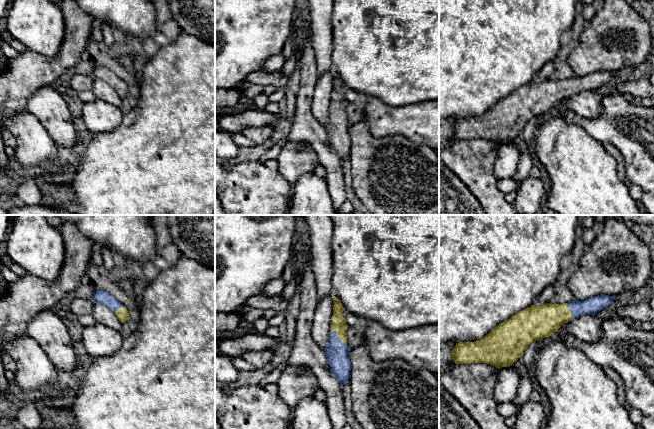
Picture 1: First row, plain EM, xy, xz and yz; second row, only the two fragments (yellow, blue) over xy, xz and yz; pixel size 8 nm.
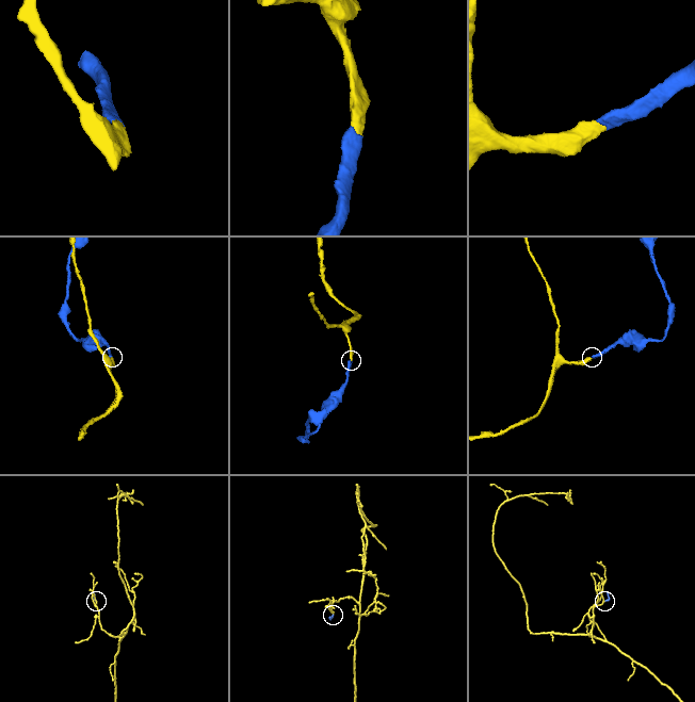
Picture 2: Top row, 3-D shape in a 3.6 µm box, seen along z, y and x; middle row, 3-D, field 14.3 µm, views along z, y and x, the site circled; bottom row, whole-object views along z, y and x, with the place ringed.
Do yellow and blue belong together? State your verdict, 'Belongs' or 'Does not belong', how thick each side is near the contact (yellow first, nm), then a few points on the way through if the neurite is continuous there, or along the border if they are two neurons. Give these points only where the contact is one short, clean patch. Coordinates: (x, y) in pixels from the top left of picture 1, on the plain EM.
Belongs. Thickness 130 nm (yellow) against 180 nm. Path across: xz (338, 100), (337, 111), (337, 128)

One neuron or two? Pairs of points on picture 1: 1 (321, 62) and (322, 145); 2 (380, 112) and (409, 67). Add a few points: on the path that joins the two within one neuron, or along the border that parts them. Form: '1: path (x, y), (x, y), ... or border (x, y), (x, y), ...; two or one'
1: border (313, 51), (318, 75); two
2: border (364, 97), (377, 97), (393, 106), (409, 104); two

